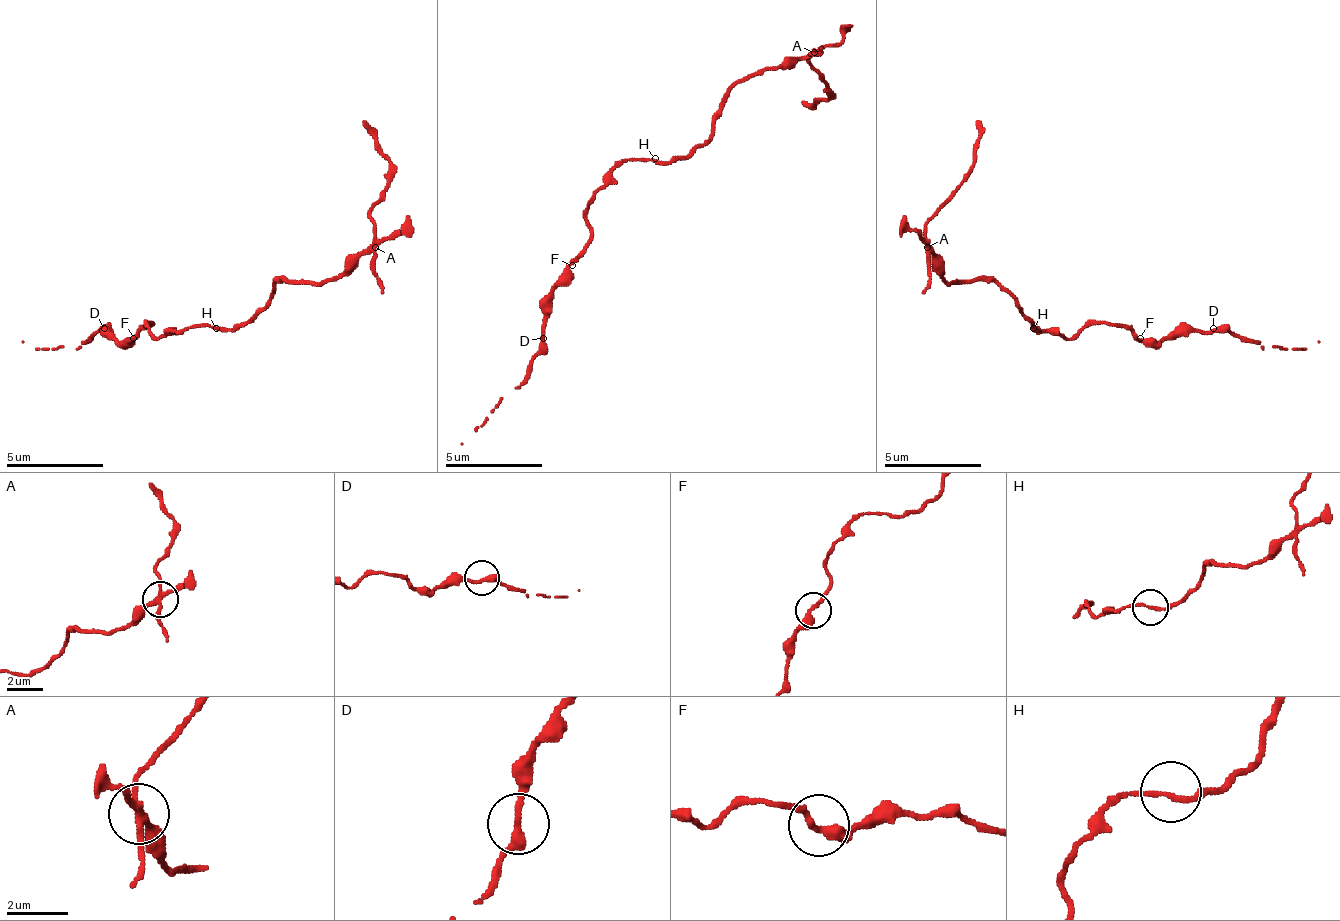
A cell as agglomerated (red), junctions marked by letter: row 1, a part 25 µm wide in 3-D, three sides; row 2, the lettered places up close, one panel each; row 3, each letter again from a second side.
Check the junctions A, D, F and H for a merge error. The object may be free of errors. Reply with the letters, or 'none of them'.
A

